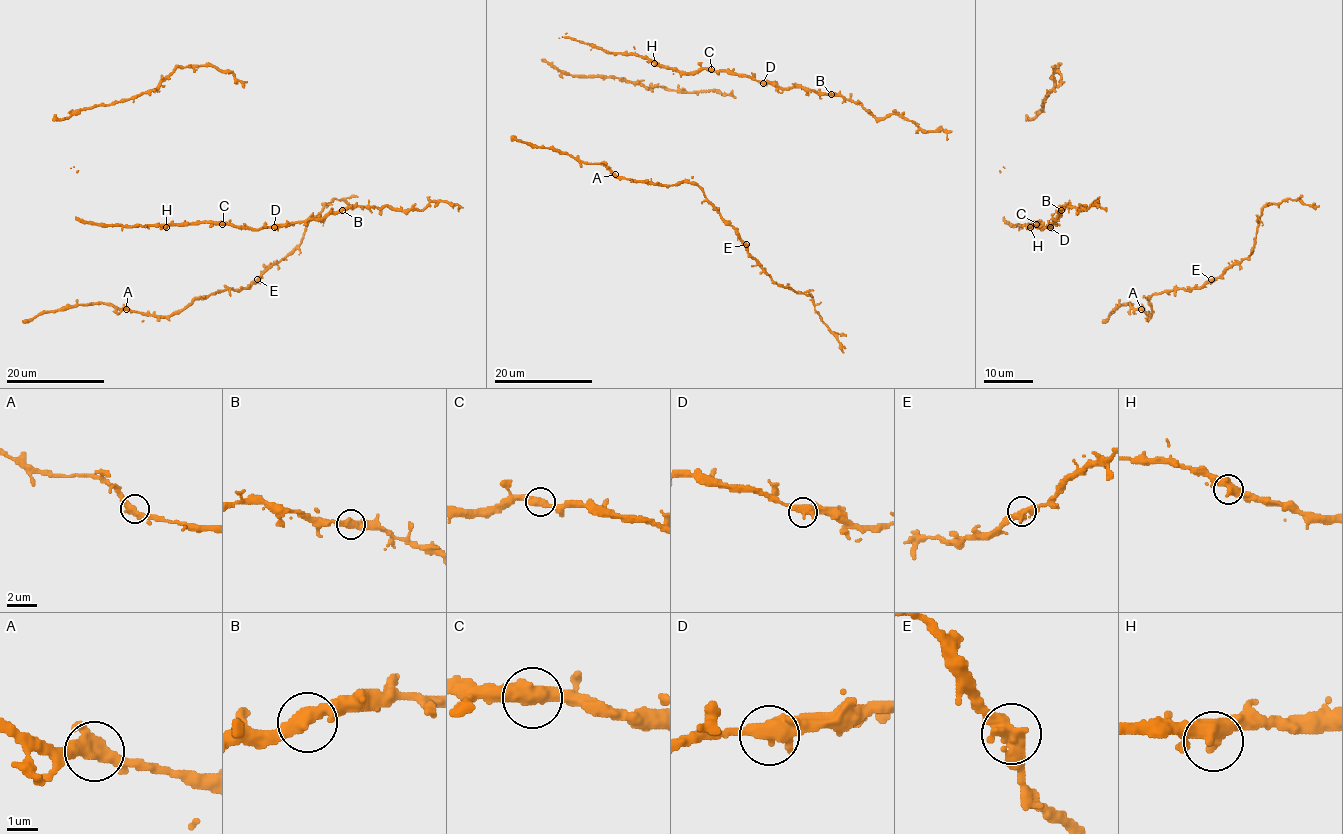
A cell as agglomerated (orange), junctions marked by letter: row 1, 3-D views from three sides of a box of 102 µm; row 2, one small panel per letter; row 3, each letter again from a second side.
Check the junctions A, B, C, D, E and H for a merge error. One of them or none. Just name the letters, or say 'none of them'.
none of them

